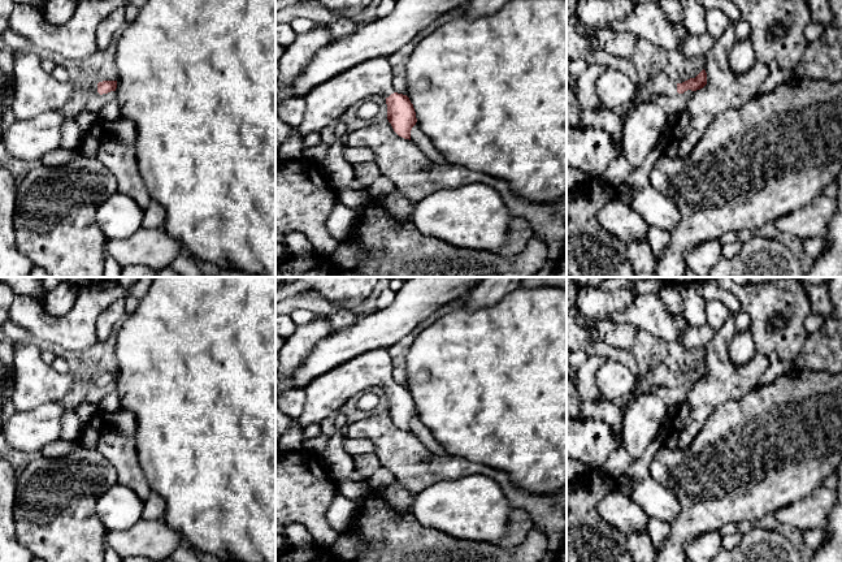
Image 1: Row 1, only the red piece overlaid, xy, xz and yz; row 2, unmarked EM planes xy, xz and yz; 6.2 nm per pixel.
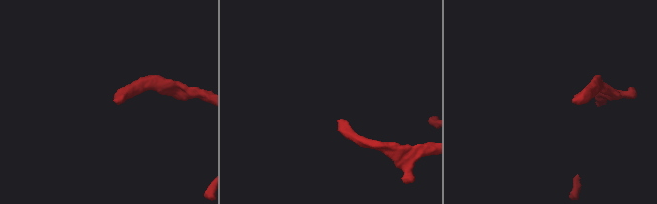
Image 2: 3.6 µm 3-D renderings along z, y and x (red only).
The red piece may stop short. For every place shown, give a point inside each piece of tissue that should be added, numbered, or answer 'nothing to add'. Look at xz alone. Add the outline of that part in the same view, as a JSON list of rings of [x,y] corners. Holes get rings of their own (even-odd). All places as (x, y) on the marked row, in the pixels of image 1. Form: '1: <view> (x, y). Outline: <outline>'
1: xz (325, 103). Outline: [[[387,56],[359,62],[320,83],[304,96],[307,105],[298,130],[303,137],[320,133],[359,100],[372,95],[389,98],[391,94],[392,73]]]

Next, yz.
1: yz (659, 85). Outline: [[[660,72],[650,77],[644,85],[637,90],[634,100],[625,111],[619,114],[622,118],[628,116],[628,111],[646,101],[656,101],[660,96],[669,96],[677,94],[677,82],[673,81],[665,72]]]

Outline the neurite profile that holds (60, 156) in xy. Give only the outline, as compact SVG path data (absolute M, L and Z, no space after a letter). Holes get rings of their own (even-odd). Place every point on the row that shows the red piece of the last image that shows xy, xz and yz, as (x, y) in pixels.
M81 147L66 150L56 148L42 157L42 165L64 167L73 163L75 157L81 156Z

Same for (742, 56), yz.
M751 39L735 42L729 56L730 68L734 73L745 73L755 62Z

